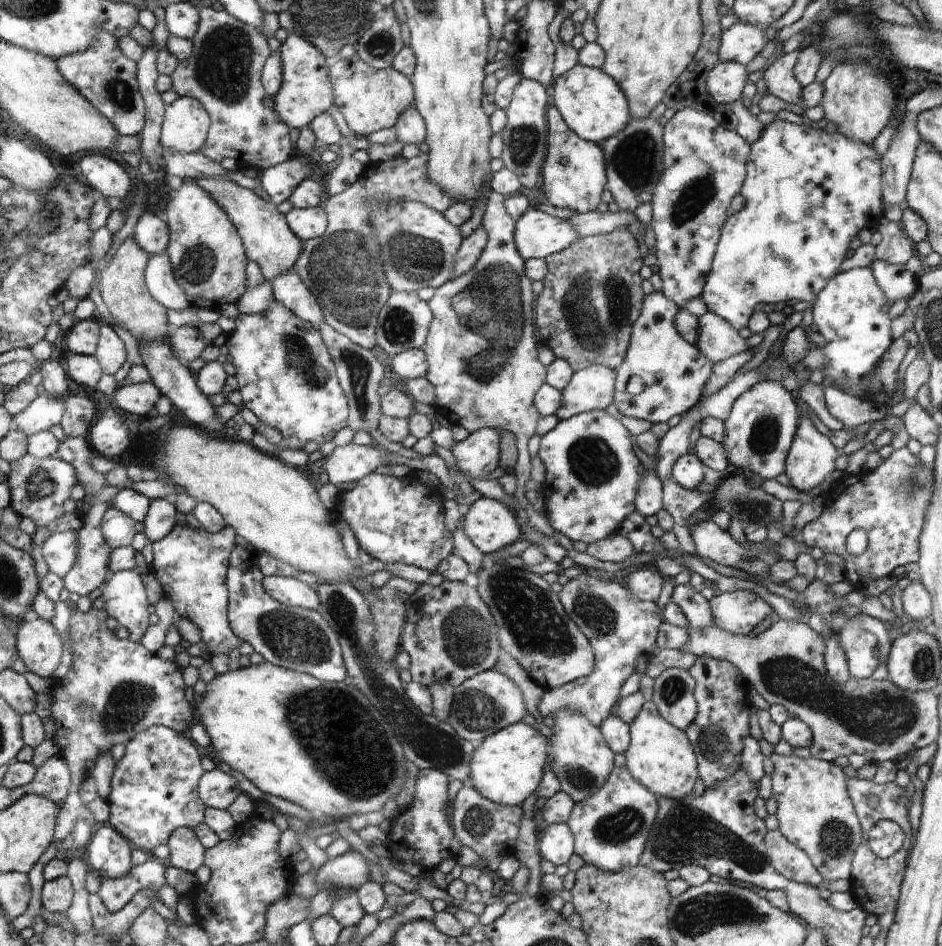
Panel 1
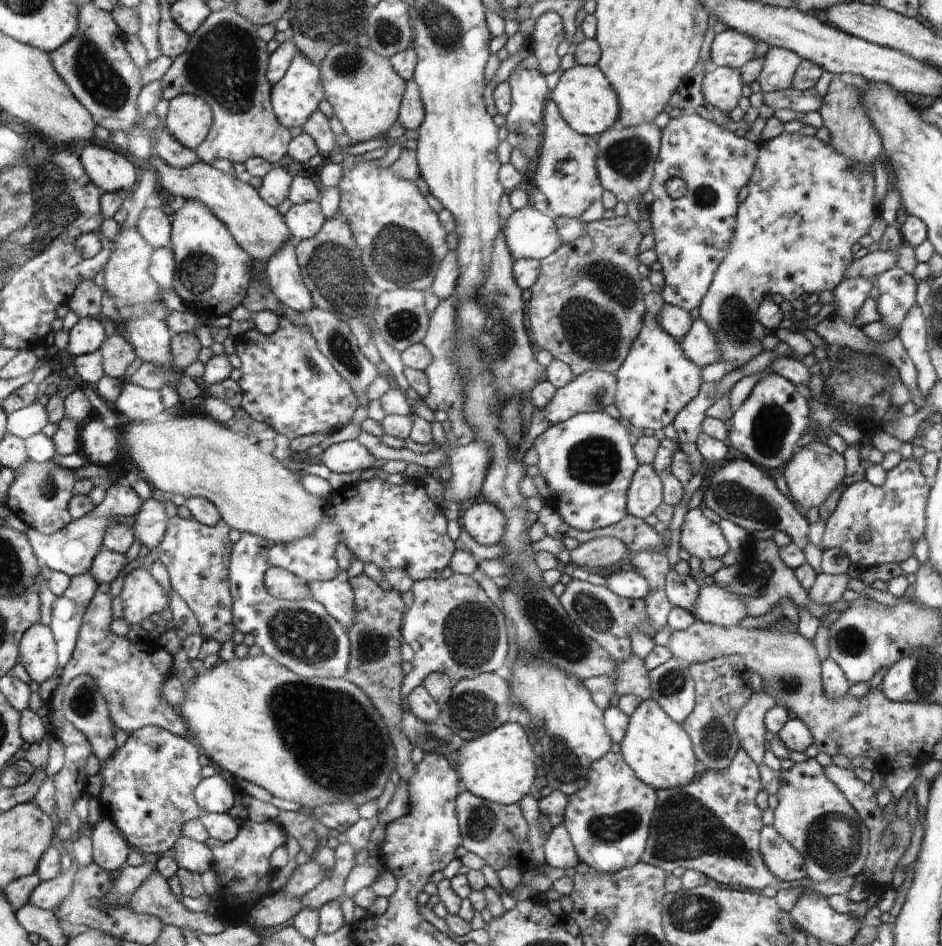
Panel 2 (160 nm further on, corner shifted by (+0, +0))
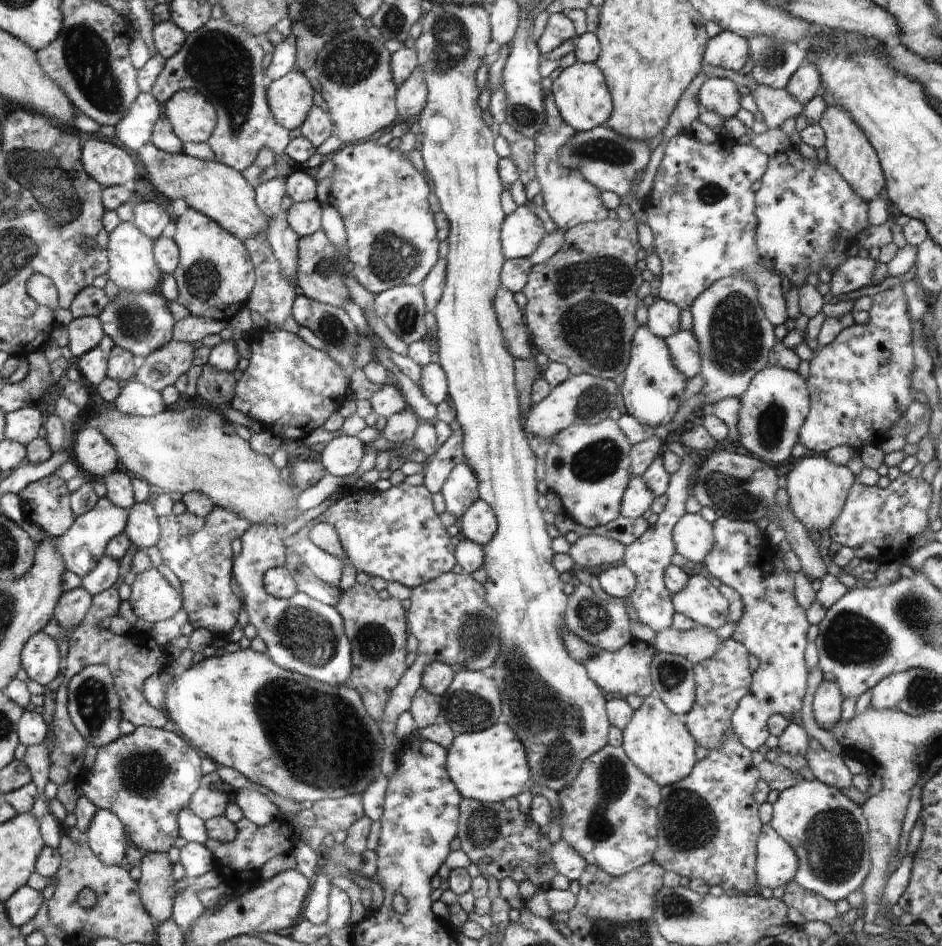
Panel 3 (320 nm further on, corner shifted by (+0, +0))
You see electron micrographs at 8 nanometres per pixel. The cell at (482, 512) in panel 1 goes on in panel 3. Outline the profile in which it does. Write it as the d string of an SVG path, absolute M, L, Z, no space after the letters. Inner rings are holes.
M477 499L470 510L460 518L461 537L480 546L486 546L498 534L498 518L486 501Z

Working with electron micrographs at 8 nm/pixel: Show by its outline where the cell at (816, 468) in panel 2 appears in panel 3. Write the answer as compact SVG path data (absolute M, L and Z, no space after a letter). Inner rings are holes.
M805 456L787 476L788 501L796 519L809 531L822 532L843 512L848 492L854 487L854 476L847 466L834 464L828 456Z

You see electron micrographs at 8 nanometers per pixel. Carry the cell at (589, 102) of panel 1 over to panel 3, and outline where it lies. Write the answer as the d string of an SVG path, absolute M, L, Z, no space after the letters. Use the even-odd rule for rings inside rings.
M577 61L569 68L562 70L562 74L552 82L550 93L563 120L576 131L590 132L596 127L605 125L611 119L614 111L611 92L607 88L607 80L595 63Z

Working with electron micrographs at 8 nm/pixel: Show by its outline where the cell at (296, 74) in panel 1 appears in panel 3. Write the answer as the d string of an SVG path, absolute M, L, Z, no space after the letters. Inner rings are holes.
M293 69L267 86L268 105L275 122L291 131L301 128L312 107L312 88L304 74Z

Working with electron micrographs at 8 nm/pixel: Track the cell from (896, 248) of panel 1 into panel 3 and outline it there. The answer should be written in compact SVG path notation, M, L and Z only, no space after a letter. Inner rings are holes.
M864 253L854 258L846 258L840 264L840 268L836 268L831 274L831 293L829 297L848 295L852 291L872 285L872 276L874 276L876 266L878 266L878 262Z

